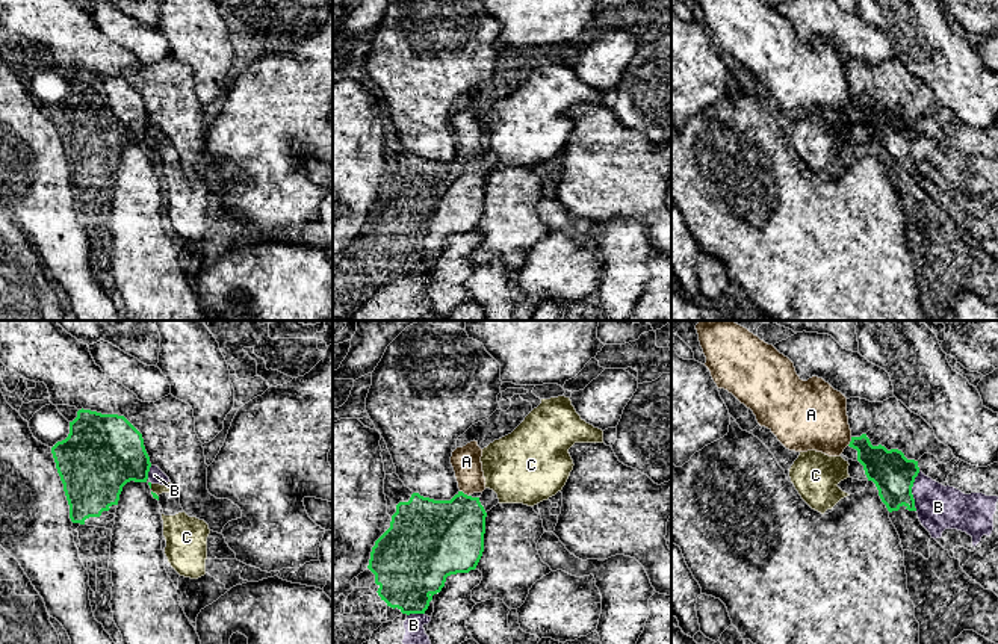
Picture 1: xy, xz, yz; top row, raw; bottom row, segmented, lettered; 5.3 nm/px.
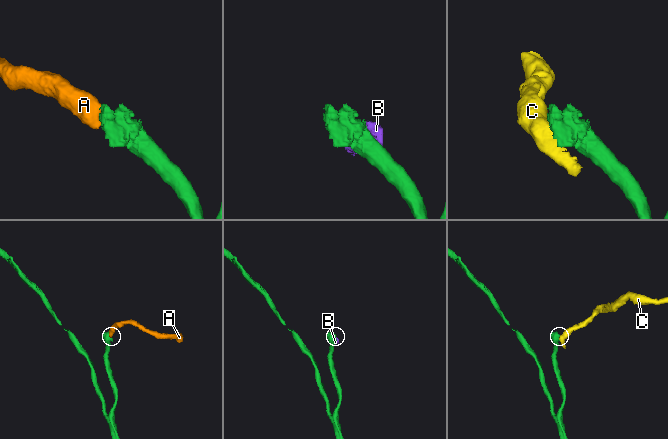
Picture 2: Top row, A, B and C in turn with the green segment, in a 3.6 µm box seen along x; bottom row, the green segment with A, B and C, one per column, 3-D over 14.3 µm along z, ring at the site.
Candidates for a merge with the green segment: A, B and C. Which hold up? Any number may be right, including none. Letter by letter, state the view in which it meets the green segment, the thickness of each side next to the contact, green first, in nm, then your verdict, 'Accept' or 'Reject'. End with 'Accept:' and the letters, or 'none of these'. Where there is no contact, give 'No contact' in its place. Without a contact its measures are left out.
A: Touches green in xz. Thickness 400 nm (green) against 160 nm. Accept
B: Touches green in yz. Thickness 220 nm (green) against 240 nm. Reject
C: Touches green in xy. Thickness 20 nm (green) against 60 nm. Reject
Accept: A

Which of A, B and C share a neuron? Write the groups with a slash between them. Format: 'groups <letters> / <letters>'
groups A / B C

